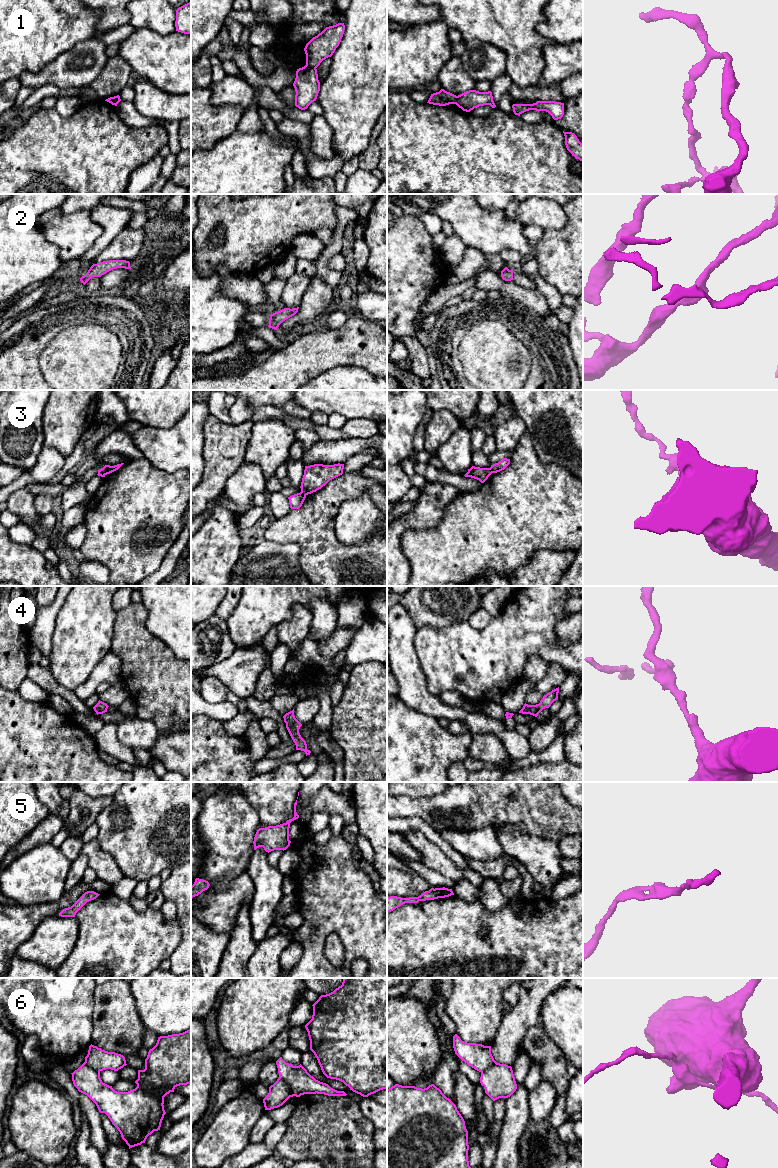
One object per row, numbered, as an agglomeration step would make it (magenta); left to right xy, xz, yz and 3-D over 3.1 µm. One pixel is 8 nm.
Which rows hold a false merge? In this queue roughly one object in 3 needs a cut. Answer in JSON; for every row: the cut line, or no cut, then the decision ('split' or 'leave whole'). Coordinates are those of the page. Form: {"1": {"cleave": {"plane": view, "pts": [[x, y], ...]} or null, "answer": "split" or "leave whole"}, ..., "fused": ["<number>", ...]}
{"1": {"cleave": {"plane": "xz", "pts": [[306, 64], [315, 68]]}, "answer": "split"}, "2": {"cleave": null, "answer": "leave whole"}, "3": {"cleave": {"plane": "xy", "pts": [[111, 466], [107, 473]]}, "answer": "split"}, "4": {"cleave": null, "answer": "leave whole"}, "5": {"cleave": null, "answer": "leave whole"}, "6": {"cleave": {"plane": "xz", "pts": [[279, 1076], [287, 1083], [294, 1095]]}, "answer": "split"}, "fused": ["1", "3", "6"]}

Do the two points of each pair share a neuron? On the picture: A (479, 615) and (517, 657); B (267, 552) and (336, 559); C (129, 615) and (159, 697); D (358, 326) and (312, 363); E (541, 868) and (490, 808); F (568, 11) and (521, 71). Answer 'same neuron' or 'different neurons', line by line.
A: different neurons
B: different neurons
C: same neuron
D: same neuron
E: different neurons
F: different neurons

